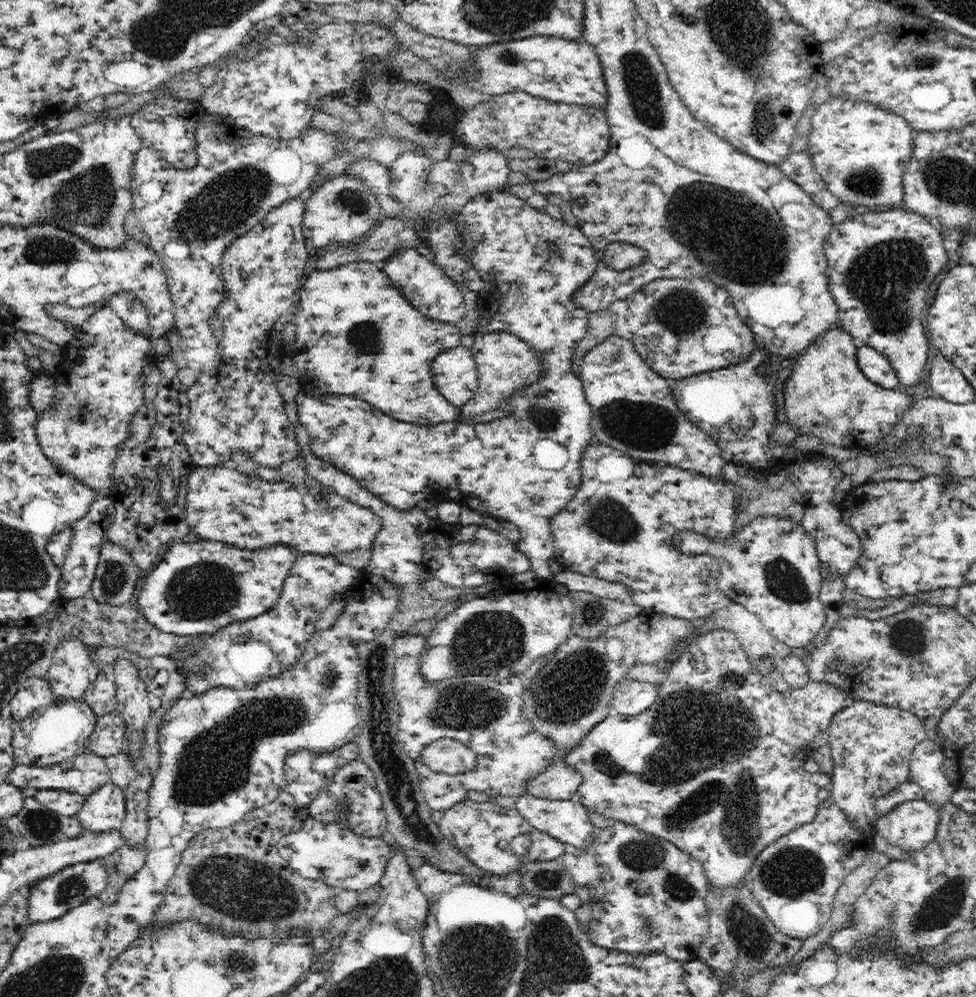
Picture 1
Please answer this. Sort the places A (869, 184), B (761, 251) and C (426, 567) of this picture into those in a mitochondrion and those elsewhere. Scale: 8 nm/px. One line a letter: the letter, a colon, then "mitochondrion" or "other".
A: mitochondrion
B: mitochondrion
C: other

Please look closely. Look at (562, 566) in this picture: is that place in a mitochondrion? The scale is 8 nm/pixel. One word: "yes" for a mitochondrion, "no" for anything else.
no

